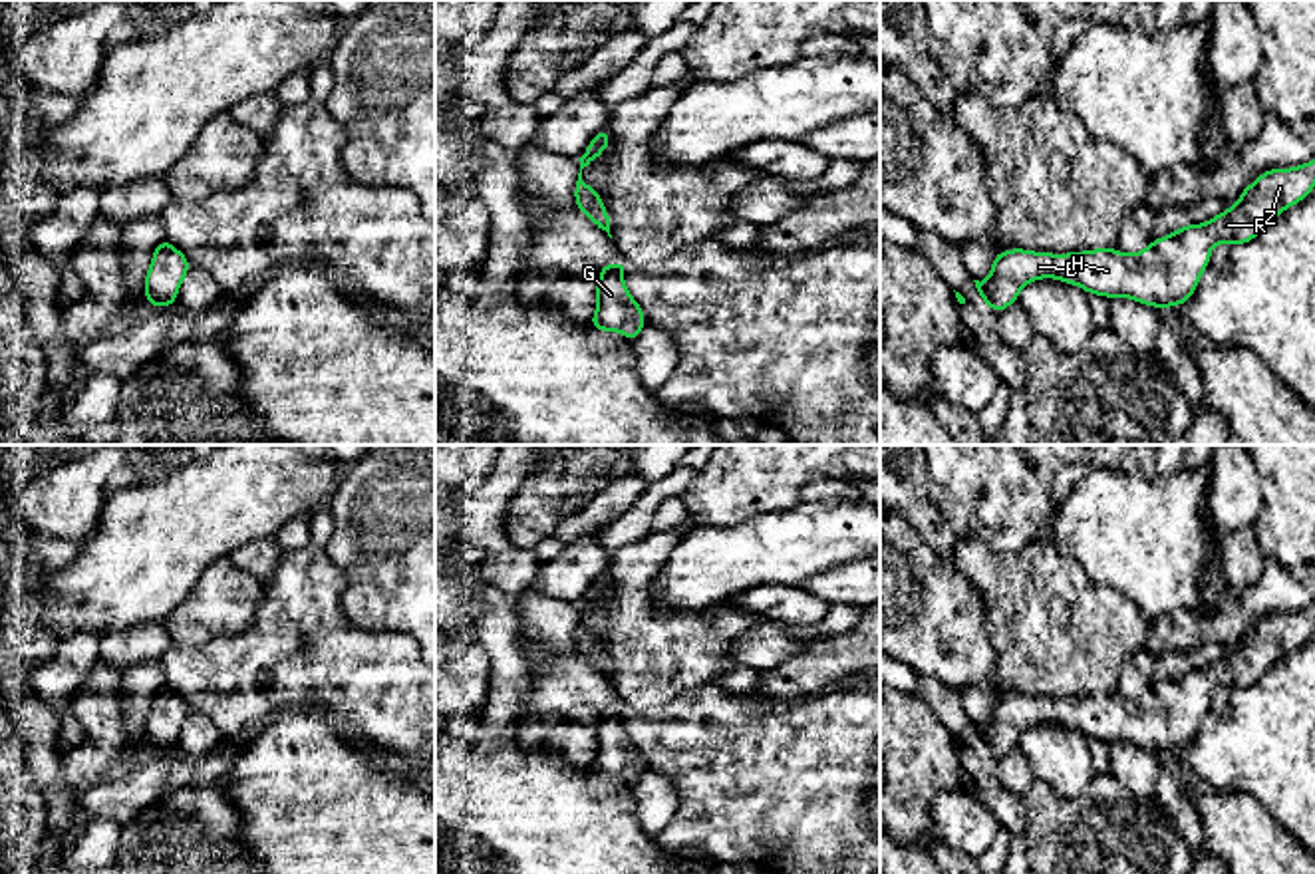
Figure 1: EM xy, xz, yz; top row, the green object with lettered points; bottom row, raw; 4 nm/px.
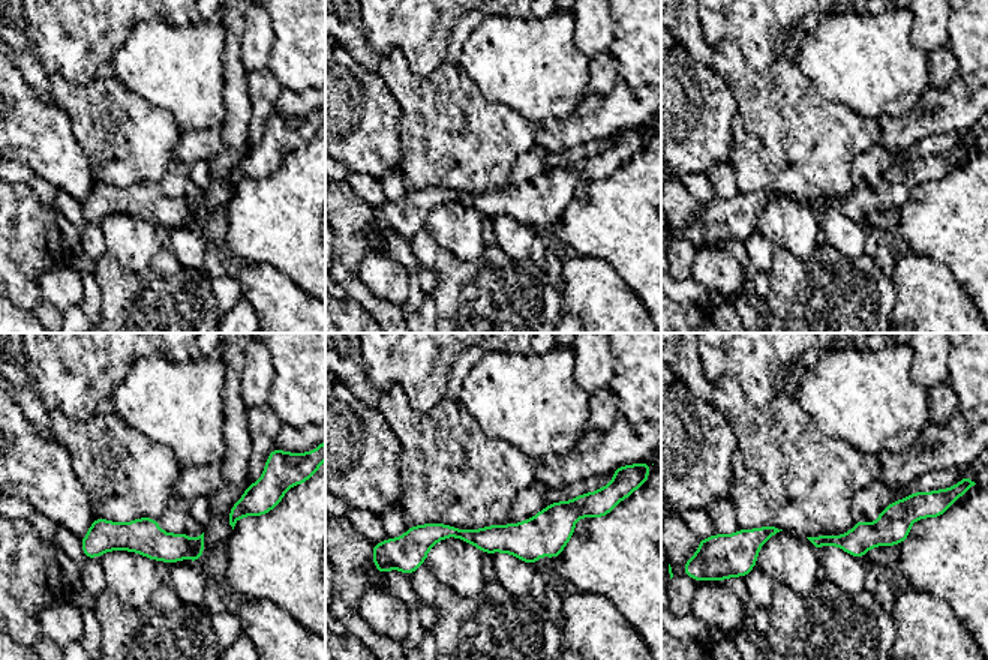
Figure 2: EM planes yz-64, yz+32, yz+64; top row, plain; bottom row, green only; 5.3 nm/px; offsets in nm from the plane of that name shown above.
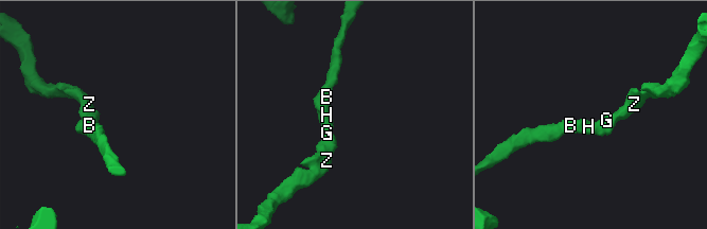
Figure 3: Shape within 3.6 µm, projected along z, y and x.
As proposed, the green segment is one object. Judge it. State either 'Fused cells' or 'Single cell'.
Single cell

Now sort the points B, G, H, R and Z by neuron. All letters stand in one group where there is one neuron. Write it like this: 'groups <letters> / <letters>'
groups B G H R Z

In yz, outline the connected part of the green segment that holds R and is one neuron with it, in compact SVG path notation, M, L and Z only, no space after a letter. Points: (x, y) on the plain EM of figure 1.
M1315 604L1293 614L1263 616L1247 630L1236 652L1206 669L1186 669L1154 683L1138 699L1096 693L1071 699L1011 693L993 701L985 727L973 725L983 747L1001 759L1017 747L1019 735L1037 723L1059 723L1106 745L1124 741L1152 753L1188 747L1210 709L1216 687L1253 685L1287 652L1301 648L1315 632Z

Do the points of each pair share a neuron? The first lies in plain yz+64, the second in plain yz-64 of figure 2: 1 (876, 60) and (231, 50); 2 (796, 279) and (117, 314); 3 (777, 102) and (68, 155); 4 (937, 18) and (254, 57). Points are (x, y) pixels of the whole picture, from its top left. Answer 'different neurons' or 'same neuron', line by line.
1: different neurons
2: same neuron
3: different neurons
4: same neuron

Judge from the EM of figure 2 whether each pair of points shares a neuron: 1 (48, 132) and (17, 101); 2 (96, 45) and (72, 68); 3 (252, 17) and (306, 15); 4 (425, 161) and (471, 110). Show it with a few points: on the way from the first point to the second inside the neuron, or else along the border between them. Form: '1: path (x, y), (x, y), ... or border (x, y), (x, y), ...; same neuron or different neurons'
1: path (41, 125), (24, 108); same neuron
2: path (93, 51), (78, 62); same neuron
3: border (267, 15), (273, 30), (270, 51); different neurons
4: path (440, 147), (458, 129), (464, 129), (468, 125); same neuron

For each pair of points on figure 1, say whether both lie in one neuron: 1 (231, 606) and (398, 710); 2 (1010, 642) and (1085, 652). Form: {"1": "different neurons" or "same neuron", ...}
{"1": "different neurons", "2": "same neuron"}

